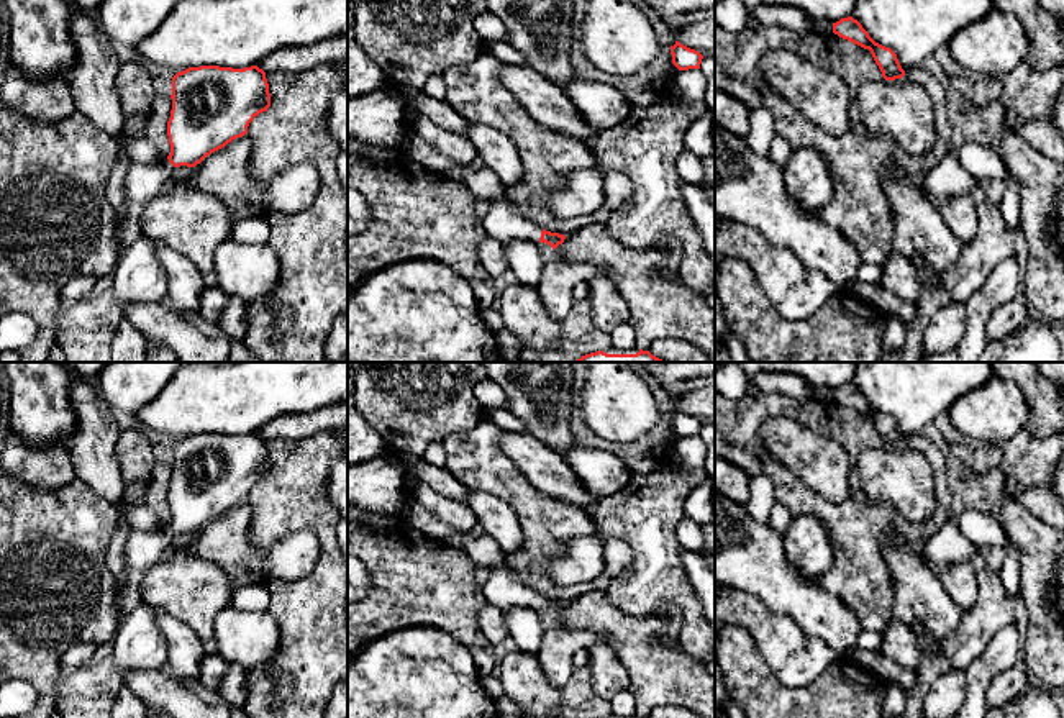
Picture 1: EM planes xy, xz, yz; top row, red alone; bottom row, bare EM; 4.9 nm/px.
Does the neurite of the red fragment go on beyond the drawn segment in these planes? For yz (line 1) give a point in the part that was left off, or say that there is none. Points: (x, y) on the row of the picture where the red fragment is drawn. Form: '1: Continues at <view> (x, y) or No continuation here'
1: No continuation here

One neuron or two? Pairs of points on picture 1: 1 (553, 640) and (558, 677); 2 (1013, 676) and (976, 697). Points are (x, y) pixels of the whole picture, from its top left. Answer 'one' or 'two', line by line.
1: one
2: two

